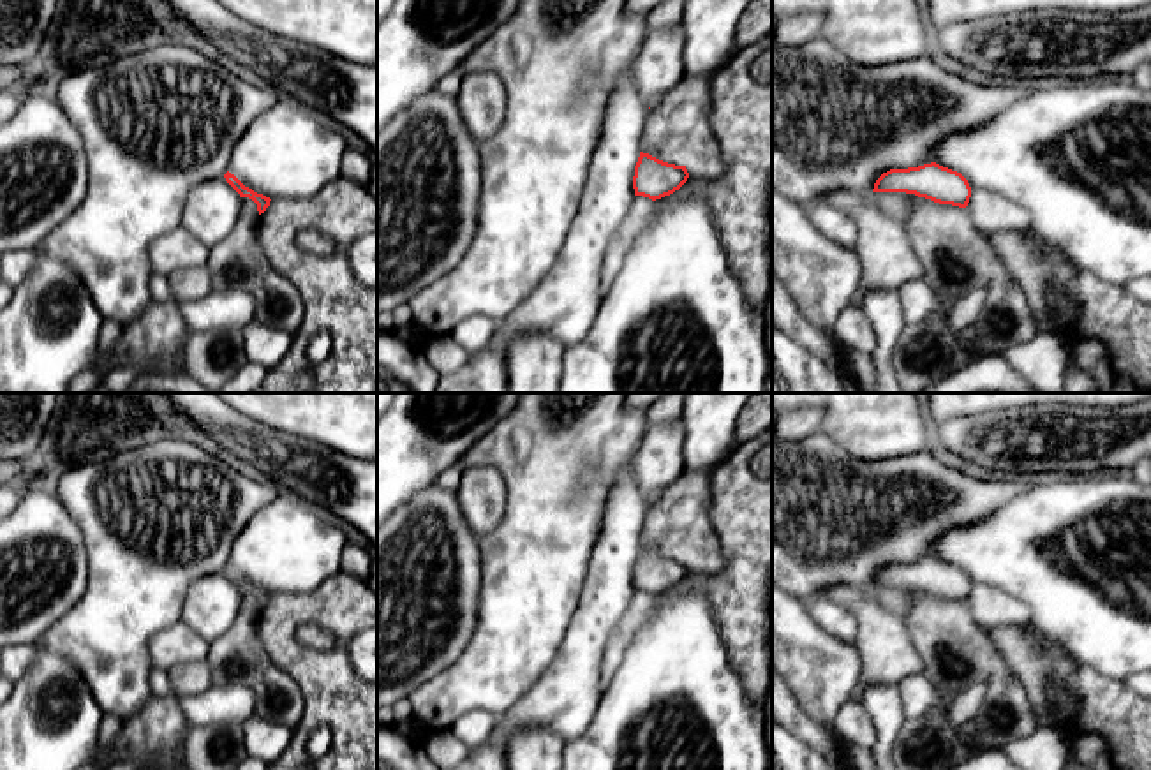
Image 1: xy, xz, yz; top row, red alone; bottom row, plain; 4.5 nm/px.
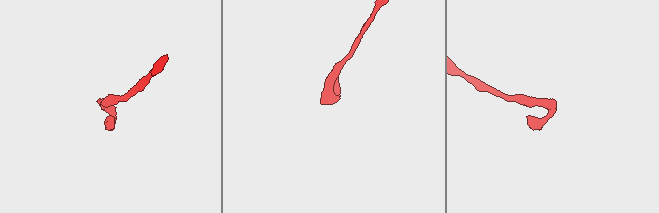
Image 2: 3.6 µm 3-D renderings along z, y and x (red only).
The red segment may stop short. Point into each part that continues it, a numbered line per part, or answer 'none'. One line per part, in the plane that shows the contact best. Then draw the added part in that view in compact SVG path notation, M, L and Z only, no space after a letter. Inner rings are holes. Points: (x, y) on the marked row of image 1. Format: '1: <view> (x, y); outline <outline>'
1: xy (249, 208); outline M241 197L241 217L259 217L257 204L249 197Z

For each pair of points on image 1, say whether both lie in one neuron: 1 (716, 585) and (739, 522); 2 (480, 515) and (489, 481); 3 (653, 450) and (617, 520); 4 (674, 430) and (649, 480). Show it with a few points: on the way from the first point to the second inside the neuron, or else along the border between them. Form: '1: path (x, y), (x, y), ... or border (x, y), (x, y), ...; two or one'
1: path (732, 570), (739, 562), (739, 538); one
2: path (482, 506), (482, 490); one
3: border (631, 469), (637, 488), (647, 503); two
4: path (665, 443), (654, 467); one

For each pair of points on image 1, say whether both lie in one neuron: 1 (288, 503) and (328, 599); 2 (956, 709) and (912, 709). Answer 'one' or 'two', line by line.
1: two
2: one

